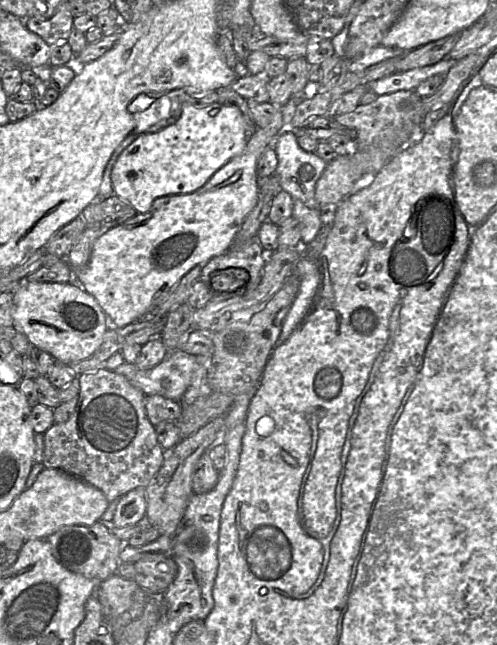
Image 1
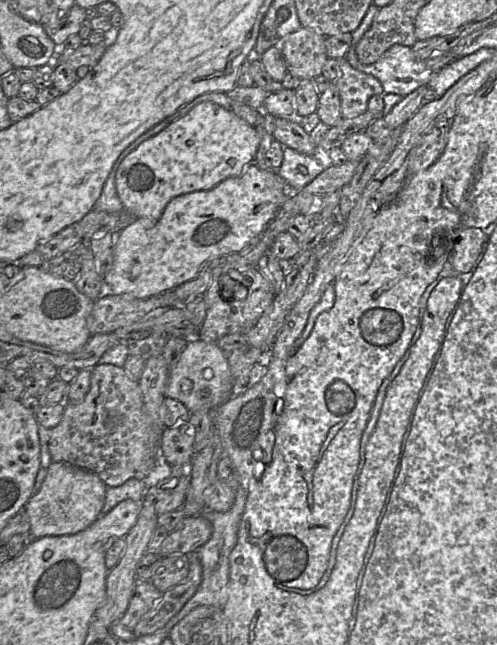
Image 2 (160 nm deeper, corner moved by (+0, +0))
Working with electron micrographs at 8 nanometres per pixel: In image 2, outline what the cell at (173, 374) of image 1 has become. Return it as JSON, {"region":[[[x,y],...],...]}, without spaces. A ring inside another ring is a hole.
{"region":[[[203,339],[191,340],[182,351],[179,361],[169,371],[165,396],[182,402],[190,411],[214,411],[229,397],[235,380],[227,354],[216,344]]]}

